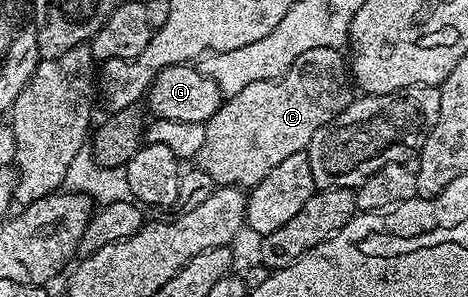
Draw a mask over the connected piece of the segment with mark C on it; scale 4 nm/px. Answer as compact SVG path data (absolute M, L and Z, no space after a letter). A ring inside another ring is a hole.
M338 47L307 50L278 80L253 82L224 99L217 114L207 120L205 142L197 157L198 167L216 186L254 188L289 154L304 151L321 126L351 105L353 77L344 53L342 56L339 51Z

